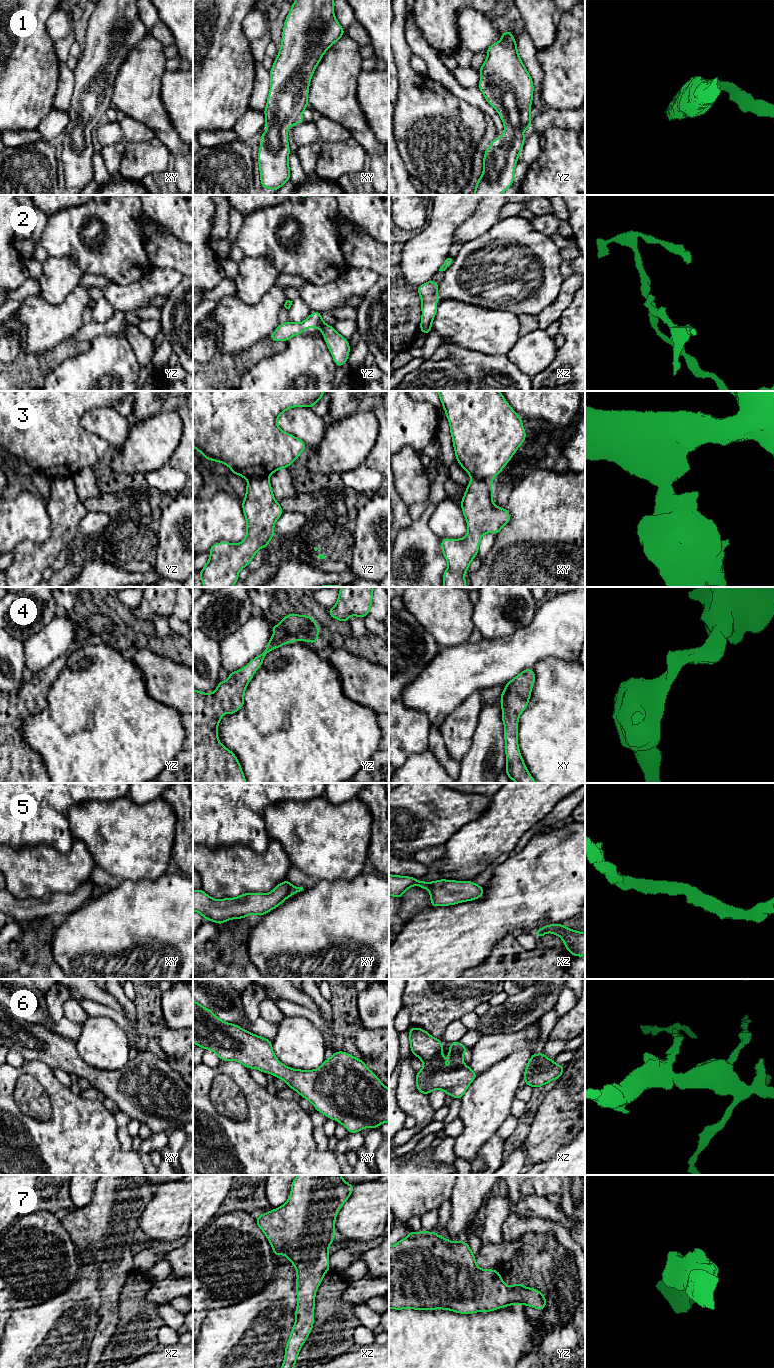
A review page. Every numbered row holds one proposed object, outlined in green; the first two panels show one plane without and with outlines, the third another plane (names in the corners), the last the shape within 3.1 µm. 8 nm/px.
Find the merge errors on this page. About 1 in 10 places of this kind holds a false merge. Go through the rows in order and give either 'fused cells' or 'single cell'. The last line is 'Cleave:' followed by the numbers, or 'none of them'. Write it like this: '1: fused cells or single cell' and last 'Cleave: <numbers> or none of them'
1: single cell
2: single cell
3: fused cells
4: single cell
5: single cell
6: single cell
7: single cell
Cleave: 3

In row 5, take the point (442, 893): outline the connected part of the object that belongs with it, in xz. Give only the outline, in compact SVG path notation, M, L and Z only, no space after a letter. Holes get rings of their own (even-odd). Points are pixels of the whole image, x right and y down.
M389 874L389 895L401 899L410 887L417 885L430 892L431 906L448 906L476 900L484 894L484 888L473 881L440 879L433 882L418 881L414 877Z

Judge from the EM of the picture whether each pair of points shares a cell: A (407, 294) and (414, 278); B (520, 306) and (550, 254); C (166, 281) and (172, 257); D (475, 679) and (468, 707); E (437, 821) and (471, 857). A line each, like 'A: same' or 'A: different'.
A: different
B: same
C: different
D: different
E: different

